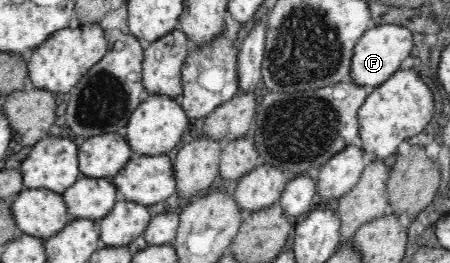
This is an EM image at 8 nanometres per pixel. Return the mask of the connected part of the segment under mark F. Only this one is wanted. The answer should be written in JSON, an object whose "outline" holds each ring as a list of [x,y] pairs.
{"outline":[[[398,25],[372,26],[356,43],[351,59],[351,71],[348,81],[356,86],[376,89],[400,69],[402,61],[410,56],[413,49],[413,36],[406,27]]]}

